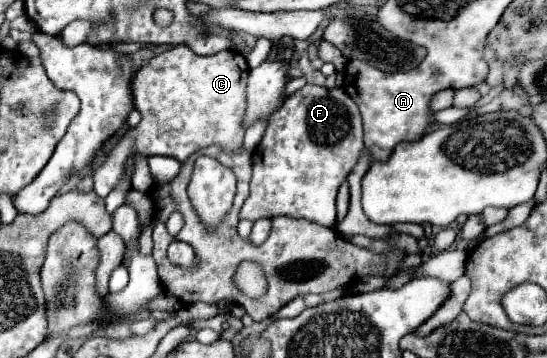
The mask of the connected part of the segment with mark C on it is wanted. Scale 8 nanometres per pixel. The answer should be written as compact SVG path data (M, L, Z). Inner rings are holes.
M176 45L152 57L138 69L132 81L134 105L142 113L142 121L130 129L108 153L106 161L94 169L96 195L106 197L116 187L130 153L142 153L144 157L164 155L180 163L210 145L220 145L230 155L236 153L244 141L242 111L246 105L248 69L244 57L240 69L236 51L196 55L188 45Z

